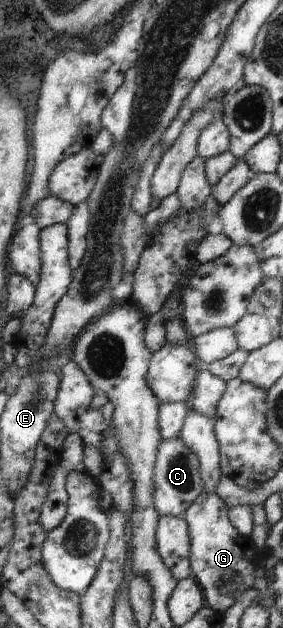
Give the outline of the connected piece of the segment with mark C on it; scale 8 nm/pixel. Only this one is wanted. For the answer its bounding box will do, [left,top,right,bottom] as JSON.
[153,438,205,516]

